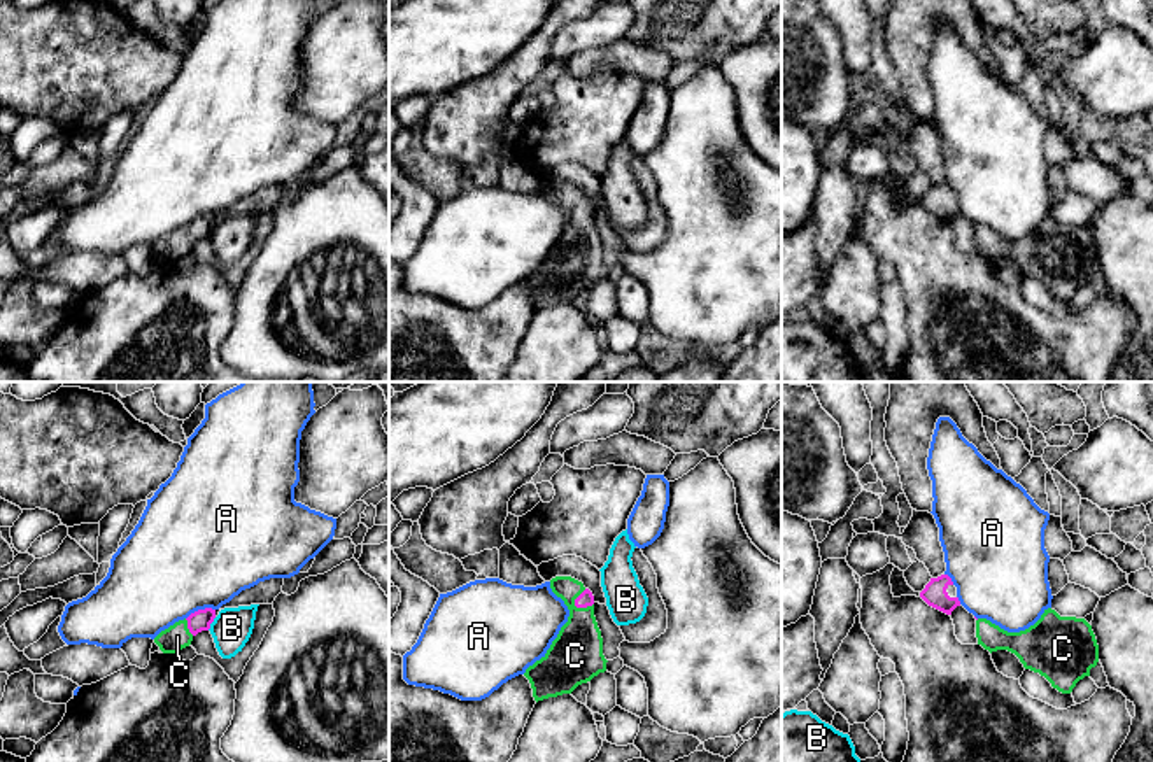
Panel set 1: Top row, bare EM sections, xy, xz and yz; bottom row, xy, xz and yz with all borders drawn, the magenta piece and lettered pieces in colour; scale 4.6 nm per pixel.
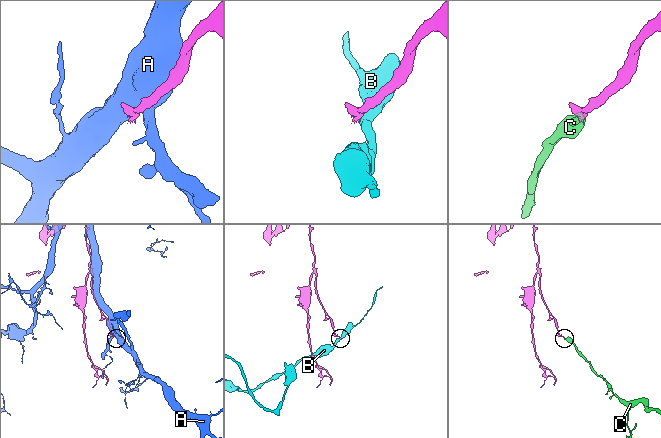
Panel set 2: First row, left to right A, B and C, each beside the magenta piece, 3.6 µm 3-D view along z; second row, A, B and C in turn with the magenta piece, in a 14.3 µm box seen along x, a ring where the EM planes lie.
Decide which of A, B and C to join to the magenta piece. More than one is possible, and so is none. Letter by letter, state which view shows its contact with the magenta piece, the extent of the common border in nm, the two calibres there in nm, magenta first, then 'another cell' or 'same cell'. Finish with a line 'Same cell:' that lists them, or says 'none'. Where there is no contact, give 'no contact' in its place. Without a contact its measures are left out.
A: contact in xy; length 140 nm; calibres 100 and 500 nm; another cell
B: contact in xy; length 80 nm; calibres 100 and 180 nm; another cell
C: contact in xz; length 100 nm; calibres 70 and 240 nm; same cell
Same cell: C

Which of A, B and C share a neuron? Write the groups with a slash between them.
A / B / C

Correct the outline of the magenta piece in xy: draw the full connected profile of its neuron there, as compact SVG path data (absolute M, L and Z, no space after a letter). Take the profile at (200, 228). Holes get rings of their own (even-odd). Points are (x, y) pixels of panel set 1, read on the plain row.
M205 215L191 221L187 226L175 229L168 236L161 238L154 250L163 261L179 261L182 256L189 254L193 245L209 238L216 226L216 217Z

